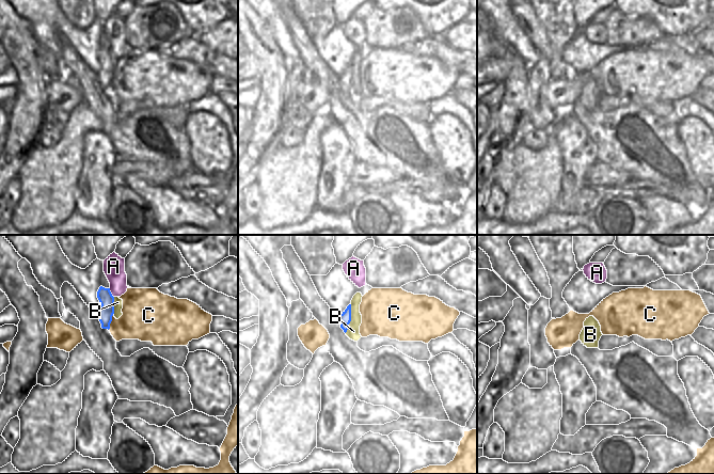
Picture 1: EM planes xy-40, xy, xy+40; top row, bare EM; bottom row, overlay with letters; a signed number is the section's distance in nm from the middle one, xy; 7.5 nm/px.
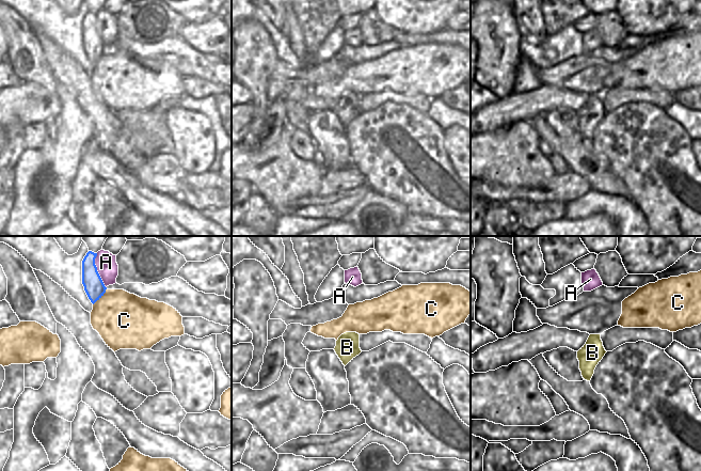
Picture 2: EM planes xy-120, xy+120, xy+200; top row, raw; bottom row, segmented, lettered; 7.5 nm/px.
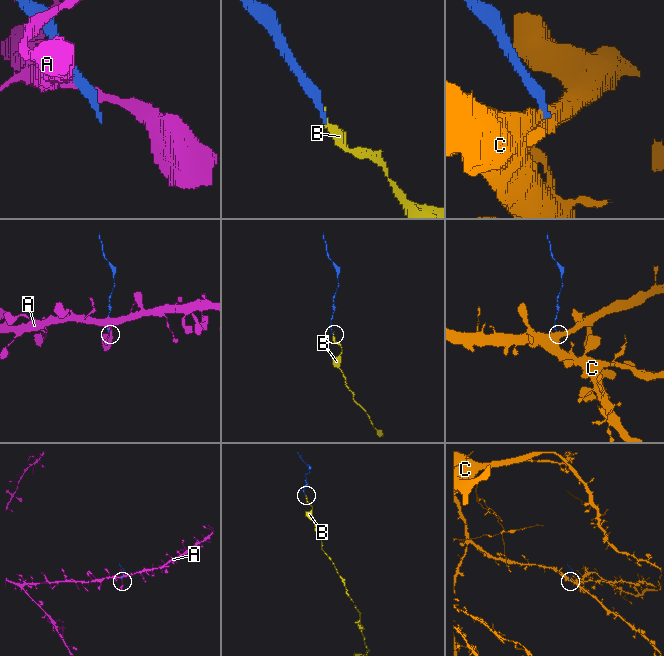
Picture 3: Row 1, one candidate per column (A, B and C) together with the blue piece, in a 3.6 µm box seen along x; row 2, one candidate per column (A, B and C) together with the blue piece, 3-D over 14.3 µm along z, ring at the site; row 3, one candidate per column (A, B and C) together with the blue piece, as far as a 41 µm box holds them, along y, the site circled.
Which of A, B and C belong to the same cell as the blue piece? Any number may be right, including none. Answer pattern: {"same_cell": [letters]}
{"same_cell": ["B"]}

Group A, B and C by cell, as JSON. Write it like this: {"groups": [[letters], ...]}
{"groups": [["A"], ["B"], ["C"]]}

